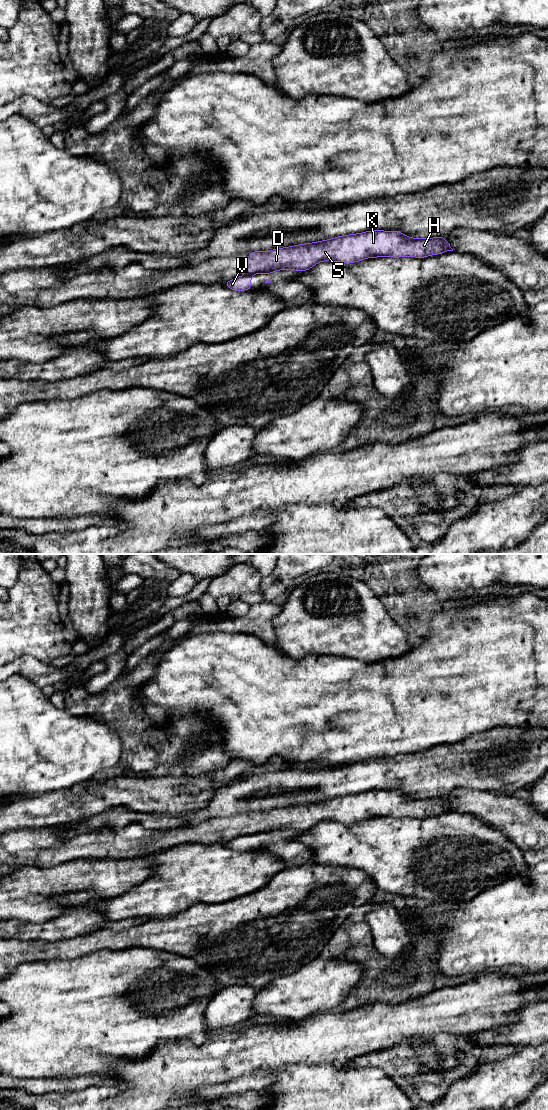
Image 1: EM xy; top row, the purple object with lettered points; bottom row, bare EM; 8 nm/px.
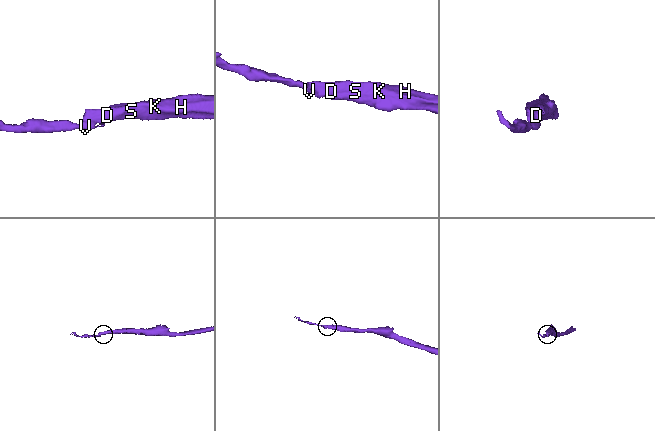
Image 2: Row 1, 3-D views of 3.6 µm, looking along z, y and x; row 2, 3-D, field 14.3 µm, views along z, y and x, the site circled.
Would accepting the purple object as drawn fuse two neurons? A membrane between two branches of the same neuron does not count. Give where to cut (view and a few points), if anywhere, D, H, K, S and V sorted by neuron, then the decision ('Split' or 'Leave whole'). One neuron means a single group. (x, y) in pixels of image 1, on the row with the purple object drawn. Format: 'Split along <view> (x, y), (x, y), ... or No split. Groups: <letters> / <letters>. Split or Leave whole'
Split along xy (246, 273), (252, 274). Groups: D H K S / V. Split

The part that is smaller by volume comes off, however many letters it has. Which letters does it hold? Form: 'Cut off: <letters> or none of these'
Cut off: V

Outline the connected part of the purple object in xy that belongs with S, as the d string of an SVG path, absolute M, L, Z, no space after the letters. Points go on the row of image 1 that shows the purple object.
M371 230L270 251L249 252L250 257L245 258L245 272L302 272L324 261L351 264L377 257L425 258L447 251L453 249L443 236L424 239L409 237L401 231Z

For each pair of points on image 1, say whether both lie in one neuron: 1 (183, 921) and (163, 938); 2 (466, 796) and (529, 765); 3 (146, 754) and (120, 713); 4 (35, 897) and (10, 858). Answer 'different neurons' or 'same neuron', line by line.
1: same neuron
2: different neurons
3: same neuron
4: different neurons

